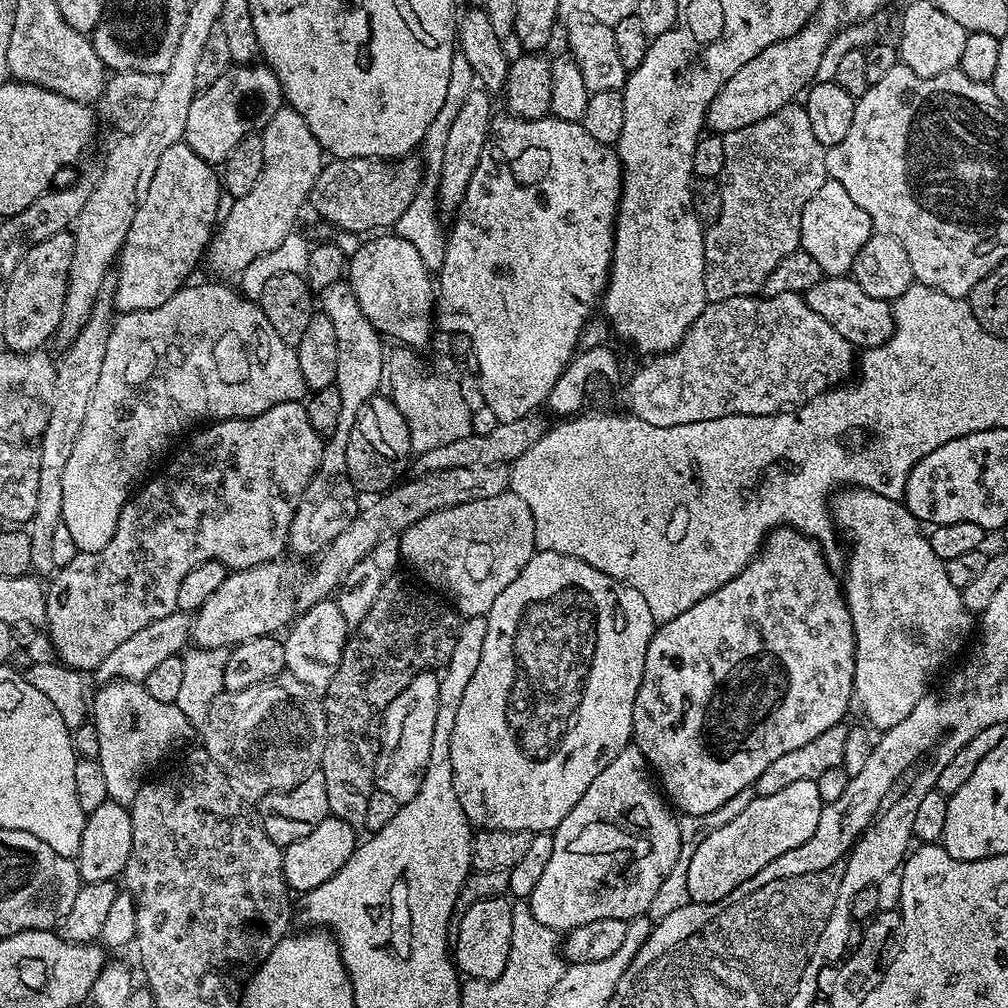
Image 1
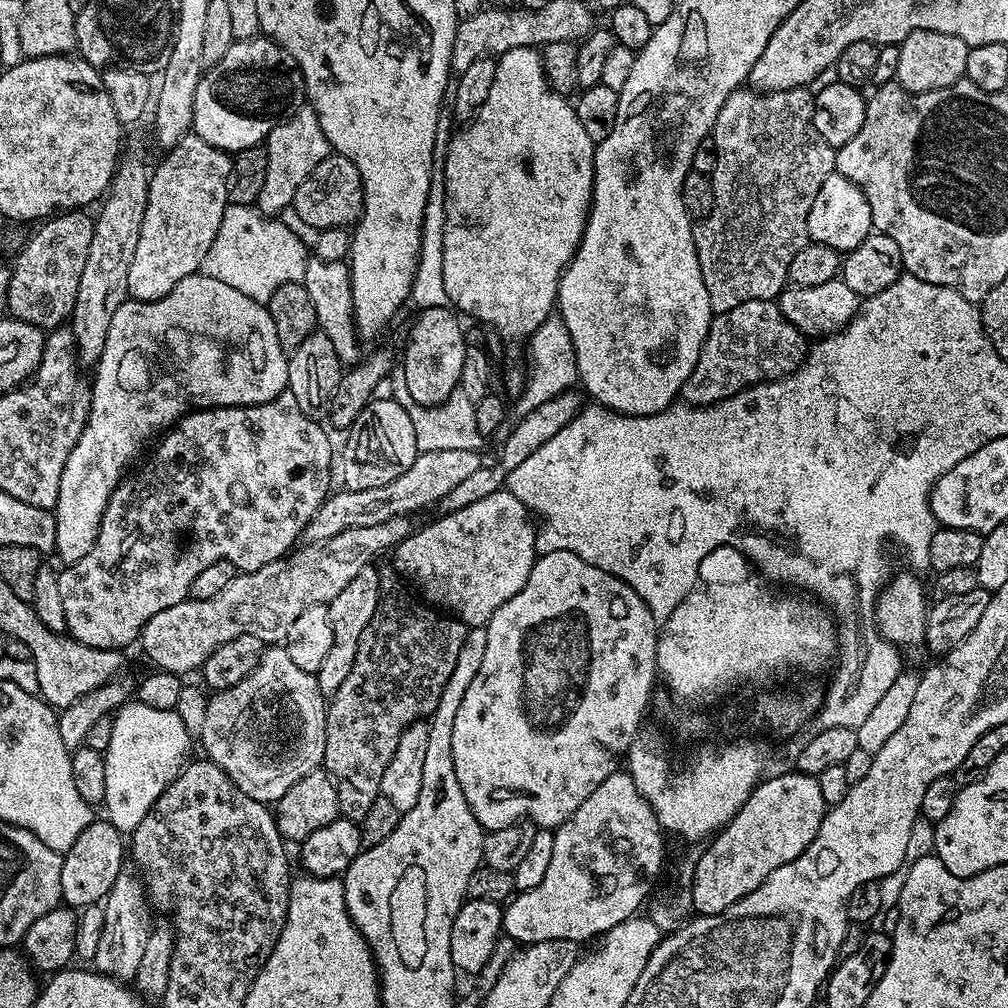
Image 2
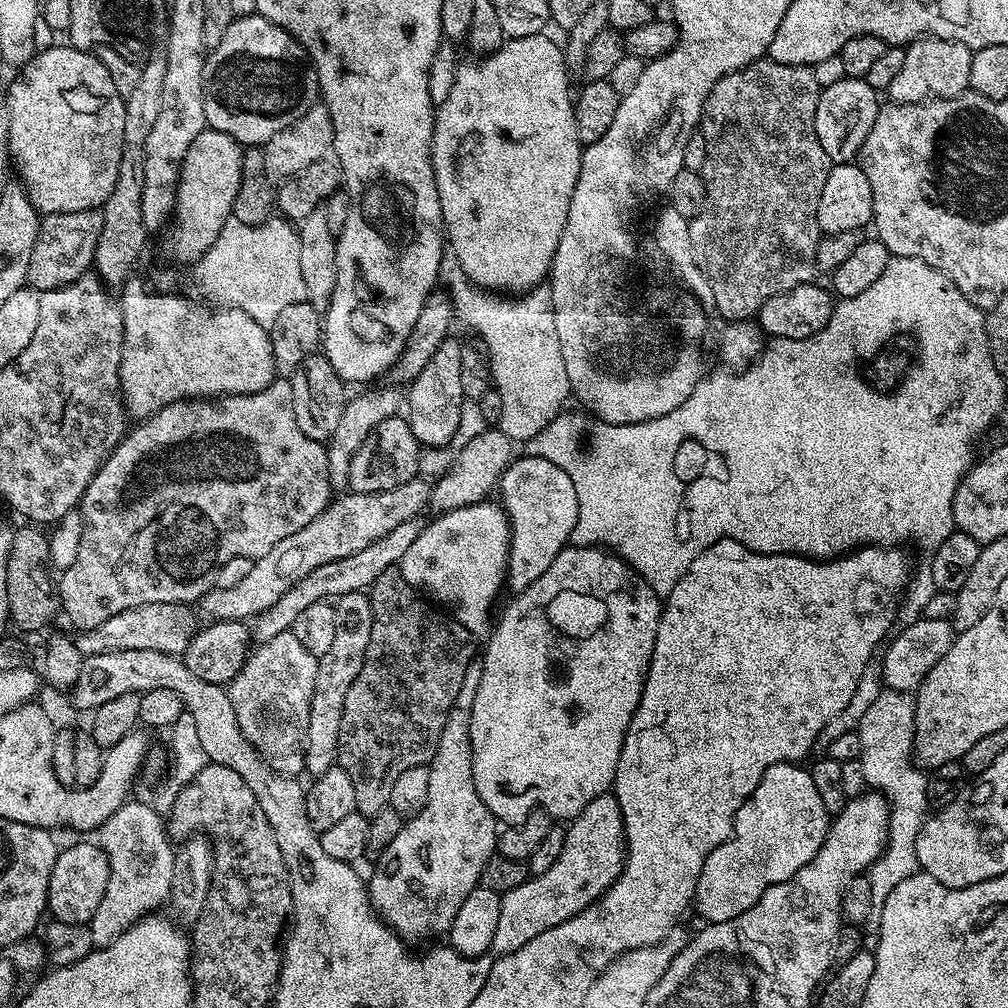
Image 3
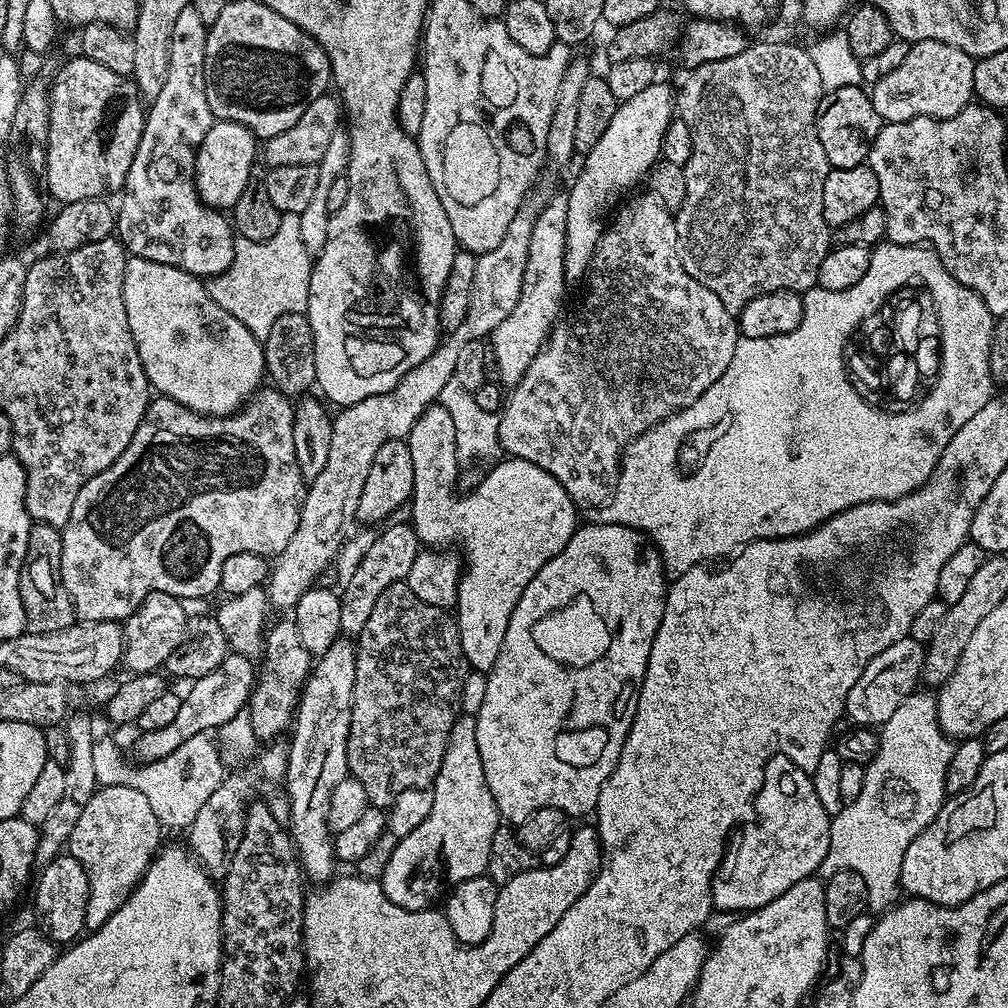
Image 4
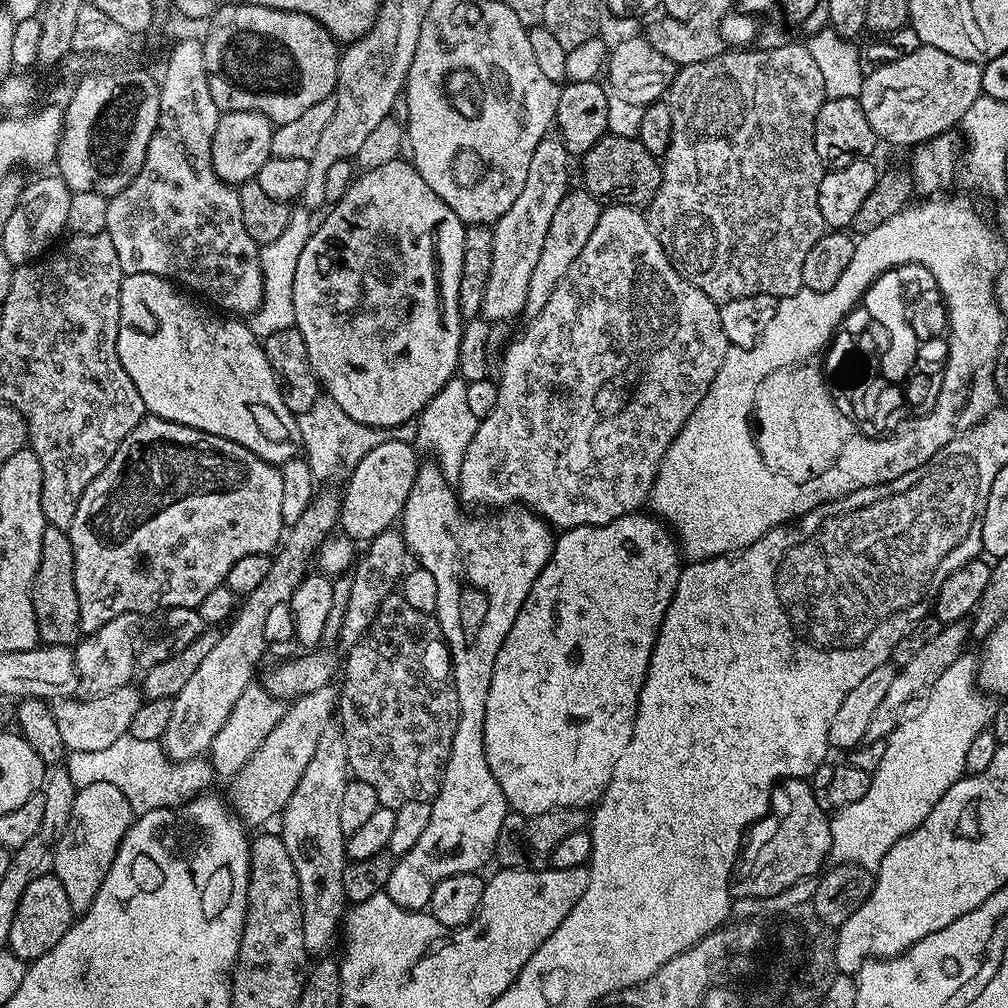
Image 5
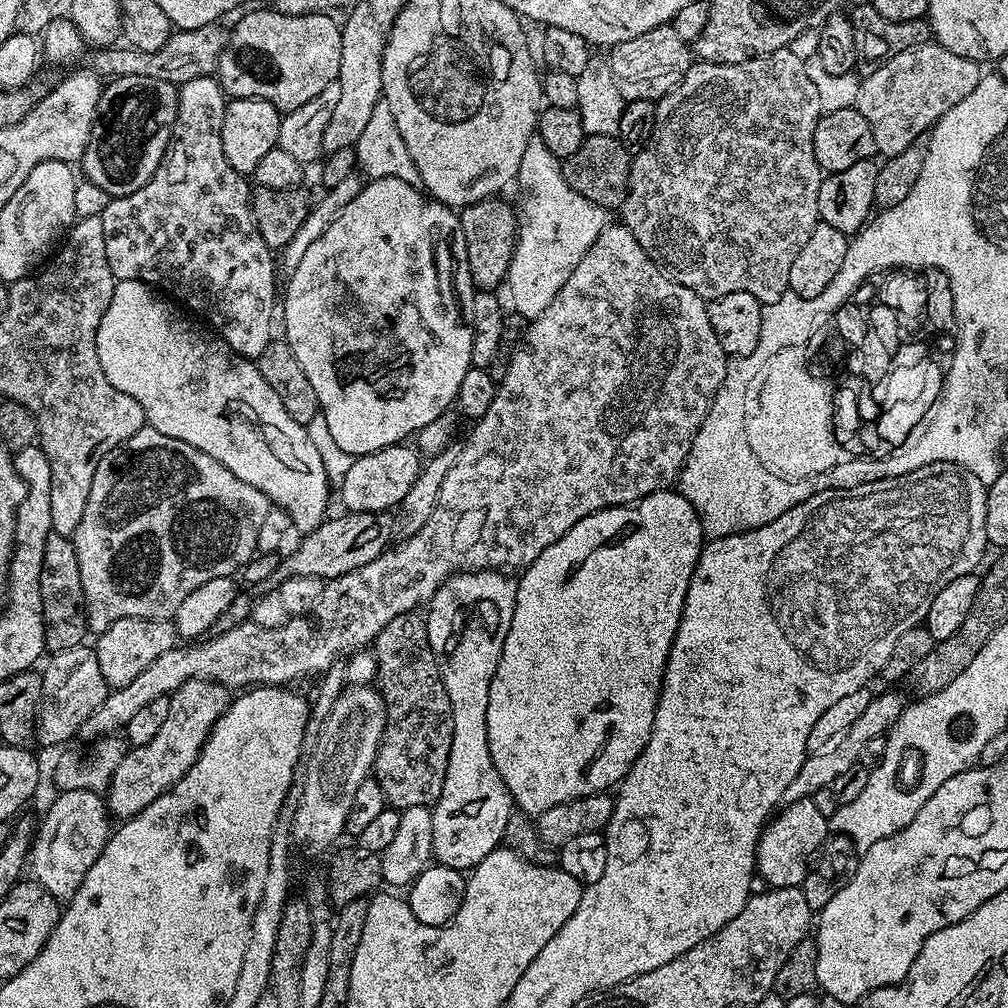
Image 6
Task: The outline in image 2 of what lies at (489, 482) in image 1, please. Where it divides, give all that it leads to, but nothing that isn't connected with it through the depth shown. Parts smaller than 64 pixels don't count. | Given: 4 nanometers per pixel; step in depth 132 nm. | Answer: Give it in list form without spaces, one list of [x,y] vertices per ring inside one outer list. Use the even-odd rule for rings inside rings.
[[[395,516],[386,522],[378,522],[378,526],[358,526],[350,530],[344,530],[334,538],[323,542],[312,542],[303,548],[297,547],[295,551],[283,560],[275,560],[262,570],[253,572],[240,572],[234,582],[230,582],[214,598],[202,598],[193,600],[191,598],[178,602],[178,606],[170,606],[170,610],[162,610],[146,622],[146,626],[140,631],[139,647],[144,647],[144,652],[153,660],[155,667],[161,672],[175,672],[185,674],[203,669],[206,658],[222,646],[222,642],[230,642],[242,634],[254,634],[254,638],[264,641],[265,645],[276,646],[287,640],[290,626],[294,626],[294,618],[302,614],[302,610],[310,610],[310,606],[329,604],[350,582],[350,578],[358,575],[358,570],[369,567],[375,556],[380,556],[384,551],[395,549],[401,544],[412,531],[409,517]]]

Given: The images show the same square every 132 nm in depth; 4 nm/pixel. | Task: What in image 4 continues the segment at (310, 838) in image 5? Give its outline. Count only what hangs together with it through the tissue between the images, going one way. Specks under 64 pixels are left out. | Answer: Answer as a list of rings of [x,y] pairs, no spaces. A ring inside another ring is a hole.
[[[348,638],[338,639],[324,656],[315,661],[304,683],[296,705],[294,727],[290,732],[292,742],[287,745],[288,768],[284,780],[288,784],[286,795],[290,802],[290,835],[303,871],[307,875],[309,872],[317,876],[320,882],[333,879],[337,871],[335,868],[338,868],[336,851],[332,845],[334,836],[328,831],[328,815],[334,786],[338,786],[338,782],[349,775],[348,735],[355,677],[355,643]]]

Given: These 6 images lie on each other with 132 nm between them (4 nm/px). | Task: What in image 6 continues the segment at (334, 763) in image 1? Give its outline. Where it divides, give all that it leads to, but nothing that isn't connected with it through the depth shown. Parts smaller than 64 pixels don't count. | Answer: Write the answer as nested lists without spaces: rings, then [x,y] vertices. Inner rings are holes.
[[[407,612],[405,616],[394,618],[388,622],[383,630],[376,636],[374,641],[374,651],[376,653],[376,661],[378,662],[375,683],[378,685],[380,695],[384,697],[384,704],[388,707],[388,724],[384,728],[384,737],[380,740],[380,749],[376,755],[374,778],[382,786],[385,801],[397,810],[401,808],[409,808],[410,806],[435,805],[436,800],[442,794],[442,782],[446,782],[446,766],[448,765],[448,759],[450,758],[450,742],[454,738],[454,718],[452,717],[452,711],[450,710],[450,698],[446,694],[446,686],[440,677],[440,662],[430,646],[428,625],[425,617],[416,612]]]

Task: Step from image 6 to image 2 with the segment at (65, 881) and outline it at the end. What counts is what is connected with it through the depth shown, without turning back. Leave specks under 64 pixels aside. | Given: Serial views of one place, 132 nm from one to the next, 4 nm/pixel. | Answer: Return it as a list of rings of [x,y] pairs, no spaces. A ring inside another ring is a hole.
[[[125,870],[118,874],[114,886],[108,892],[103,901],[104,921],[102,922],[102,938],[98,938],[98,946],[91,963],[95,971],[104,973],[105,976],[112,976],[115,980],[121,982],[132,982],[135,978],[135,971],[138,970],[138,964],[145,953],[146,940],[150,929],[154,924],[153,918],[148,917],[150,913],[150,901],[147,892],[144,891],[144,881],[139,875]]]

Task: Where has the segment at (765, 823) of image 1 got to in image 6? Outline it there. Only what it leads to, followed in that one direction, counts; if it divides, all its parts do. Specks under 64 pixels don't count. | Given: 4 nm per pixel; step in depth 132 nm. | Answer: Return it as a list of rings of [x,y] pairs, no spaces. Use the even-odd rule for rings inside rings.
[[[810,798],[784,804],[769,819],[760,834],[760,841],[756,847],[756,872],[759,879],[761,876],[766,882],[765,885],[774,888],[801,887],[808,873],[810,861],[821,851],[820,843],[827,836],[830,836],[829,817],[823,816]]]

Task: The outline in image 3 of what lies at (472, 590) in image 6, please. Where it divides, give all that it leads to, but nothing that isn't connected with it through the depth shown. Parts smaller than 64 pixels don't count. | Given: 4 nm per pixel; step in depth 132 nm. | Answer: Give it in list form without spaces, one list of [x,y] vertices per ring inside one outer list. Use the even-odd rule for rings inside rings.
[[[455,339],[444,340],[438,350],[434,353],[434,358],[430,358],[430,363],[418,374],[418,378],[413,380],[406,392],[406,419],[410,430],[414,430],[414,438],[422,446],[429,449],[440,449],[449,445],[455,438],[455,432],[459,426],[460,408],[465,404],[464,391],[462,390],[462,348],[456,345]],[[521,455],[522,458],[513,459],[508,468],[501,475],[498,483],[499,503],[502,505],[505,514],[508,516],[508,525],[512,527],[512,537],[510,538],[510,550],[508,551],[508,560],[544,560],[545,570],[550,570],[550,562],[554,562],[554,558],[558,558],[558,554],[569,547],[572,539],[572,531],[578,522],[578,494],[574,494],[574,482],[570,482],[570,474],[566,474],[566,470],[562,470],[562,466],[554,466],[554,462],[550,462],[541,456]],[[449,726],[442,730],[438,750],[427,767],[430,770],[430,798],[426,798],[422,814],[405,819],[402,830],[398,830],[398,838],[386,846],[380,859],[375,861],[372,877],[369,875],[366,880],[368,897],[376,915],[405,942],[432,942],[435,936],[447,934],[454,922],[454,914],[458,914],[458,906],[466,902],[466,894],[477,888],[486,862],[496,852],[498,821],[486,802],[478,798],[474,786],[472,743],[467,726]]]

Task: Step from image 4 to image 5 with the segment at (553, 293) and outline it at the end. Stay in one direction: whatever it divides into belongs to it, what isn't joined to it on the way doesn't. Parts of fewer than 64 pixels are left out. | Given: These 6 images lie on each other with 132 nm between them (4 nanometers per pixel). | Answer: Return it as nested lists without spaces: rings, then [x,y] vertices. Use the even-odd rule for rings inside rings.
[[[583,186],[573,187],[563,196],[554,212],[550,228],[546,232],[541,257],[538,258],[538,263],[534,266],[533,273],[530,274],[530,287],[527,290],[527,302],[523,310],[525,317],[531,318],[542,312],[554,288],[558,286],[558,282],[562,280],[571,263],[578,258],[579,251],[586,246],[586,241],[594,232],[594,227],[597,226],[603,209],[601,201],[596,200]]]

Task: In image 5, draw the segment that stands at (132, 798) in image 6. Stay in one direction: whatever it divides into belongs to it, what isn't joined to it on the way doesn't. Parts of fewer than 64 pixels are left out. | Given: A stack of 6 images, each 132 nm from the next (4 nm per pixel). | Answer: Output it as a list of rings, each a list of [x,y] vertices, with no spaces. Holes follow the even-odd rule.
[[[316,494],[313,495],[310,506],[306,506],[306,514],[302,514],[302,518],[298,518],[298,522],[287,529],[286,539],[275,553],[270,566],[270,574],[266,574],[266,582],[262,582],[262,586],[258,586],[258,590],[249,596],[243,597],[241,604],[244,605],[241,606],[240,613],[238,608],[231,617],[232,625],[220,632],[218,642],[214,642],[214,650],[206,654],[206,659],[198,665],[198,670],[194,670],[190,682],[186,682],[186,686],[182,686],[182,690],[178,690],[178,694],[172,697],[170,723],[166,725],[162,741],[163,755],[169,761],[203,757],[209,751],[214,736],[230,716],[235,702],[246,686],[253,683],[256,663],[263,658],[264,652],[266,656],[266,617],[270,610],[274,610],[274,606],[291,601],[294,590],[304,581],[309,571],[308,559],[317,555],[318,549],[337,527],[339,519],[340,500]]]

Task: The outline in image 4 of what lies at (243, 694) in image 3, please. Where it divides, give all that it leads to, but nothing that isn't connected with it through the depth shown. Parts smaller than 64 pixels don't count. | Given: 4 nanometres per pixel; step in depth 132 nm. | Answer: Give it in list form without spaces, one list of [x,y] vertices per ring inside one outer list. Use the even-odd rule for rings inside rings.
[[[295,619],[280,620],[276,625],[269,627],[266,632],[265,650],[262,660],[262,669],[259,671],[255,688],[252,689],[252,698],[246,705],[246,711],[253,724],[257,741],[272,742],[287,733],[293,727],[296,715],[296,705],[306,681],[305,673],[300,672],[272,672],[276,667],[292,668],[301,664],[305,670],[311,669],[313,657],[309,656],[306,646],[302,646],[302,638],[298,638],[298,626]]]

